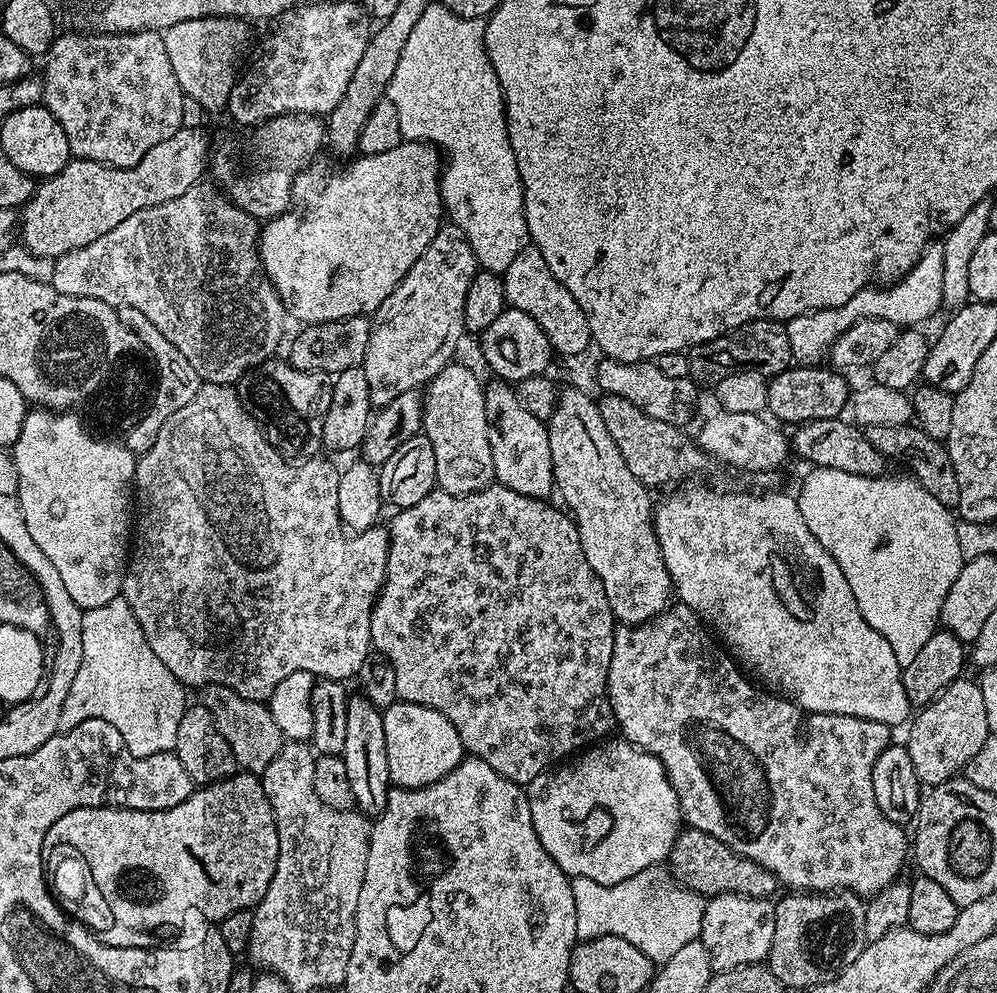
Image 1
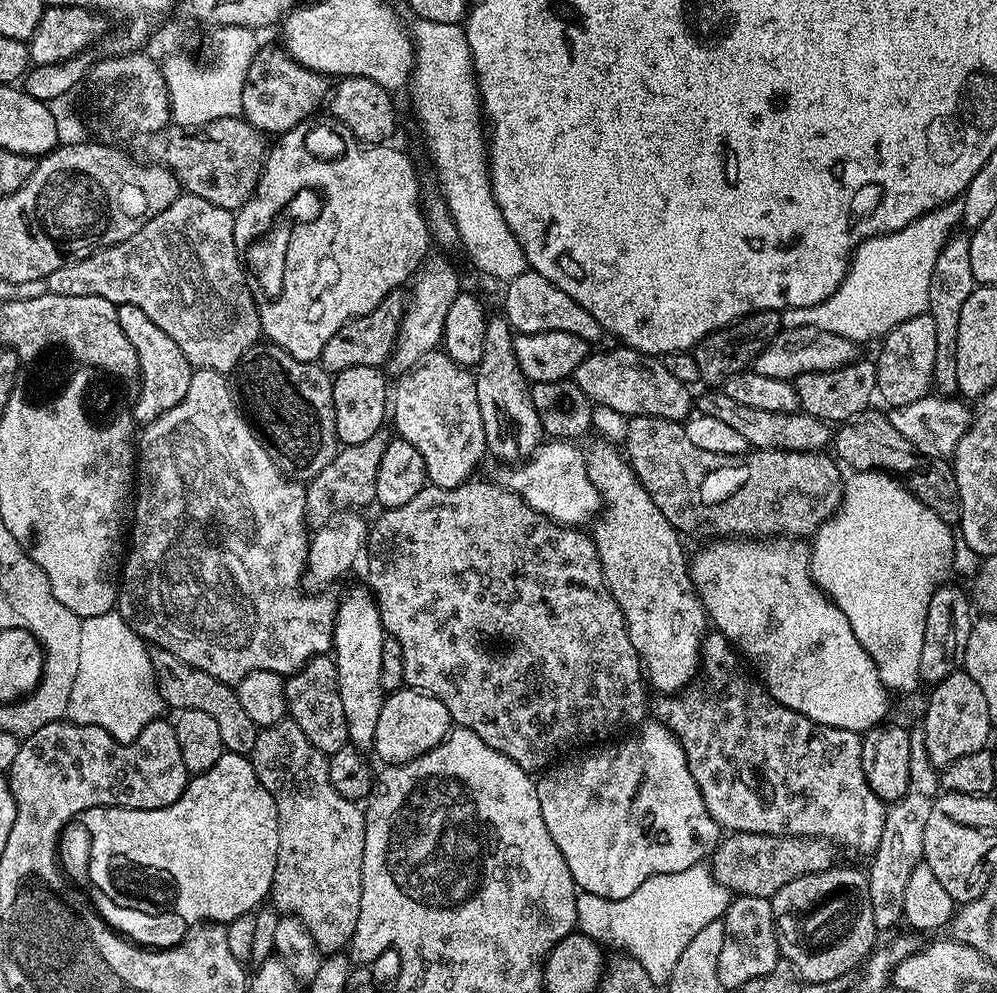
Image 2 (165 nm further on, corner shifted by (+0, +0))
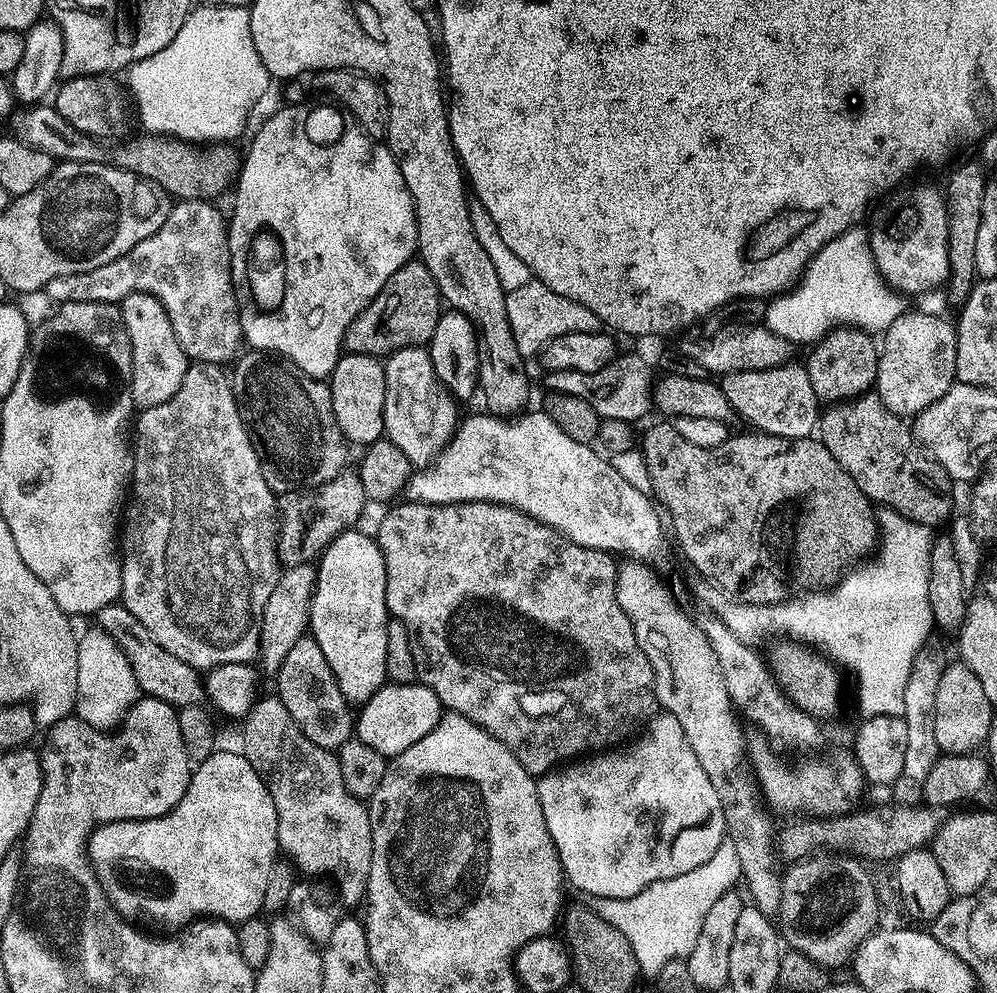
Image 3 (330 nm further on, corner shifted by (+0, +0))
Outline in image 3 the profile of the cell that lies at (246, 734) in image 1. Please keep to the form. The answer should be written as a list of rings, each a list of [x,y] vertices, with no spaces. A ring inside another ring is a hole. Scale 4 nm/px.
[[[117,602],[103,608],[98,614],[98,620],[99,631],[109,636],[120,647],[122,654],[126,654],[144,696],[153,696],[155,700],[166,702],[177,710],[201,703],[205,697],[201,673],[186,662],[174,658],[174,654],[162,650],[162,646],[158,646],[158,642],[154,642],[154,638],[146,634],[142,622],[138,622],[138,618],[134,618],[134,614],[130,614],[123,603]]]

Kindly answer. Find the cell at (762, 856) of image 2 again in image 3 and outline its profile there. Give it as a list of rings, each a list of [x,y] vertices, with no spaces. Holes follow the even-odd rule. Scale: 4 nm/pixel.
[[[892,802],[889,808],[884,808],[880,816],[876,812],[854,812],[849,814],[836,814],[831,818],[820,818],[816,825],[812,824],[788,824],[785,828],[781,827],[778,832],[778,848],[783,859],[788,862],[803,860],[815,853],[825,844],[825,849],[831,850],[836,854],[860,854],[865,852],[872,860],[889,860],[895,862],[900,859],[902,854],[910,850],[918,850],[931,845],[935,840],[938,830],[945,824],[946,812],[942,808],[929,808],[927,806],[913,806]]]

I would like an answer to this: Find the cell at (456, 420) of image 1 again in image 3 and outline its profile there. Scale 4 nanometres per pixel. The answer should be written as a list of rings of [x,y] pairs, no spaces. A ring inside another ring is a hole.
[[[427,347],[403,348],[393,352],[391,356],[383,361],[384,377],[386,378],[386,406],[384,407],[384,436],[414,466],[431,464],[437,453],[443,451],[452,434],[458,426],[458,415],[456,416],[457,401],[447,392],[441,384],[438,374],[434,374],[434,362],[430,358]]]

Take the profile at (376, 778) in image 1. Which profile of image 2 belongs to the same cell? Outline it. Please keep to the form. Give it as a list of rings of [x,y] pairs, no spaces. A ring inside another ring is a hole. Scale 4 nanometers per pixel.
[[[367,587],[352,588],[339,601],[336,625],[332,631],[334,659],[338,670],[338,694],[342,694],[342,710],[346,713],[348,743],[368,750],[376,743],[378,714],[386,693],[382,690],[382,642],[385,638],[380,611]]]

